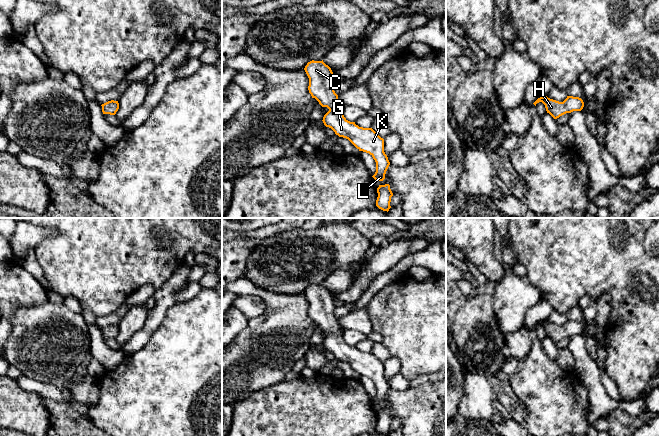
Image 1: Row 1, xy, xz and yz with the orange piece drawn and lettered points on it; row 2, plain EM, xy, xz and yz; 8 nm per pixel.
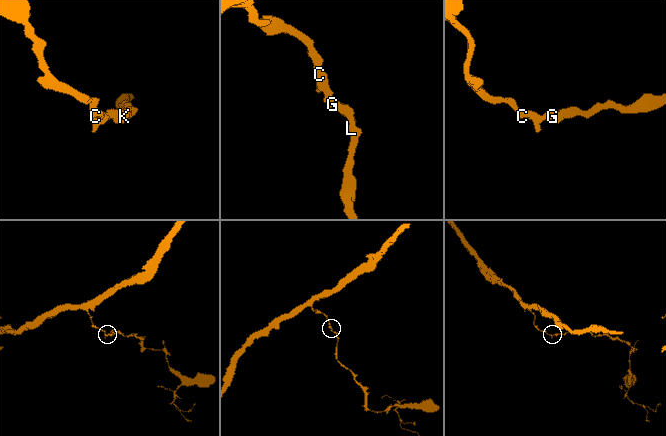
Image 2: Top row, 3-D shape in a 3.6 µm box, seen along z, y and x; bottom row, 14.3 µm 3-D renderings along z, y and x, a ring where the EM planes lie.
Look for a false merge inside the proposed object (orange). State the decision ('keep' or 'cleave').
keep

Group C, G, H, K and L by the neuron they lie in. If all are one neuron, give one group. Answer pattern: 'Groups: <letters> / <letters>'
Groups: C G H K L

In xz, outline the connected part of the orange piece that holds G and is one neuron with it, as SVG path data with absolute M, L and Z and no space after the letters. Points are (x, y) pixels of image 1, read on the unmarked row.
M310 285L304 292L308 302L308 314L312 322L315 322L322 331L327 331L329 335L323 341L323 347L331 352L336 359L348 363L359 375L369 377L376 386L376 396L372 400L377 405L385 403L386 395L390 389L387 379L384 376L384 363L381 362L372 352L363 352L348 345L343 338L343 329L334 315L334 298L331 292L322 285Z

